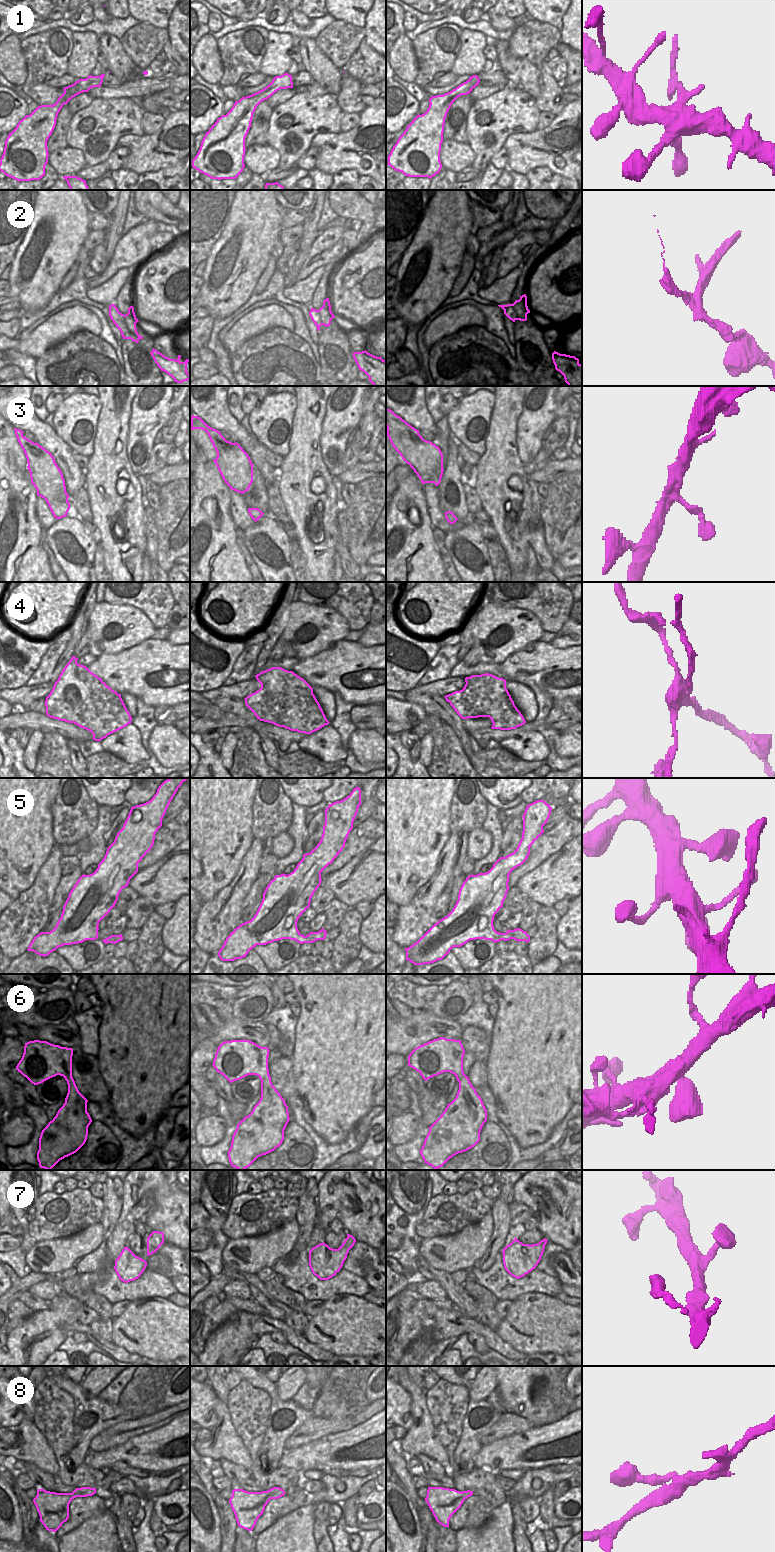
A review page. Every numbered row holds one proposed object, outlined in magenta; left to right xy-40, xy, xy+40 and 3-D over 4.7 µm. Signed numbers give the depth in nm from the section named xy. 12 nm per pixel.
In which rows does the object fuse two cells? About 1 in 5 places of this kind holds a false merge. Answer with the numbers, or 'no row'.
1, 2, 4

